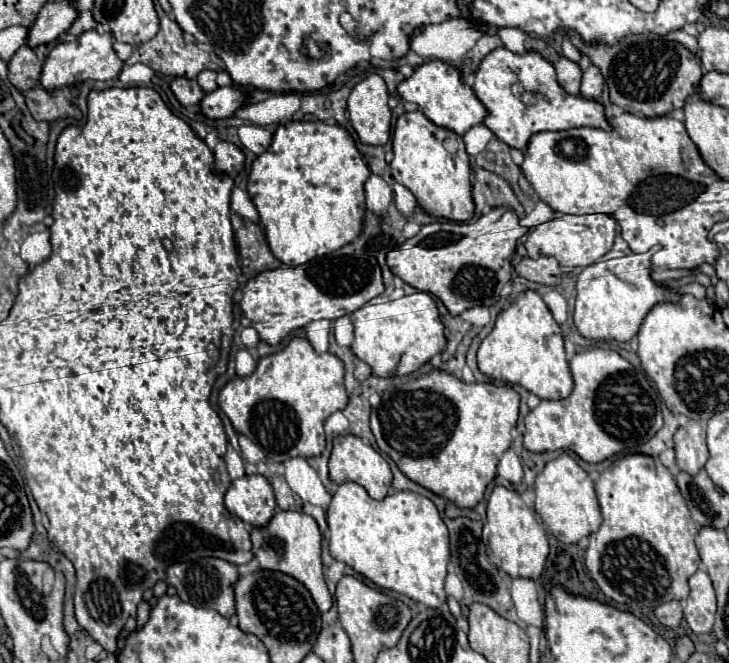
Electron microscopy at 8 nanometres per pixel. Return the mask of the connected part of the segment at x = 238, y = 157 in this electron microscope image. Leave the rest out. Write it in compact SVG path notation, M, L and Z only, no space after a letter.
M219 141L213 153L215 153L215 169L217 171L227 173L229 177L237 177L237 173L243 169L245 155L233 143Z

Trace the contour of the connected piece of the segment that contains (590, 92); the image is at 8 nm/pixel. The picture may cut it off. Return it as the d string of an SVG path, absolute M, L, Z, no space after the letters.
M589 65L589 69L583 73L583 81L581 81L581 95L587 99L599 99L601 91L603 91L603 75L601 69L597 65Z

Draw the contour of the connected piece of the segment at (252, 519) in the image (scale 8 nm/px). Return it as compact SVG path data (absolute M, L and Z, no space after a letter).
M245 475L235 479L227 489L225 507L241 521L263 527L275 515L277 503L273 487L263 475Z

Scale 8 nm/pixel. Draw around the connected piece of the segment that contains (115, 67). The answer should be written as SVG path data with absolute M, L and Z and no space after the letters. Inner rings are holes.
M85 31L73 41L59 43L45 59L41 73L41 87L45 87L45 91L55 91L61 87L73 87L79 81L87 81L87 79L97 79L97 81L115 79L123 69L123 61L115 55L111 43L113 43L111 33L99 35L97 31Z

